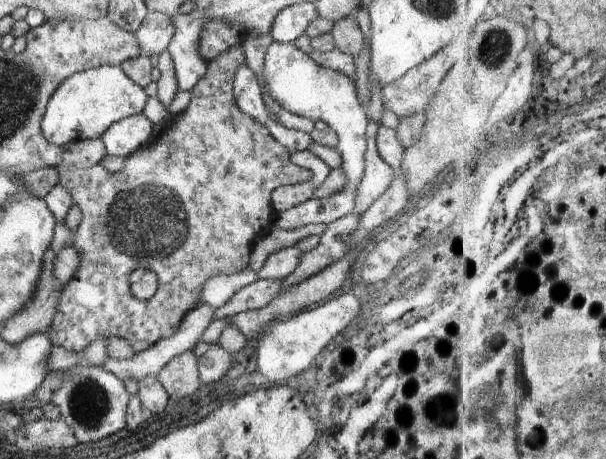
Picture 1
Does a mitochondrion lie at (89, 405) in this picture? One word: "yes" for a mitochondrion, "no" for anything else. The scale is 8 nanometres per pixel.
yes

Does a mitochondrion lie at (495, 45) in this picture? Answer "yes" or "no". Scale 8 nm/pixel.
yes

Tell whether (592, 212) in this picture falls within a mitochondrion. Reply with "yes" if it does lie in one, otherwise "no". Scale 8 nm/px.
no

